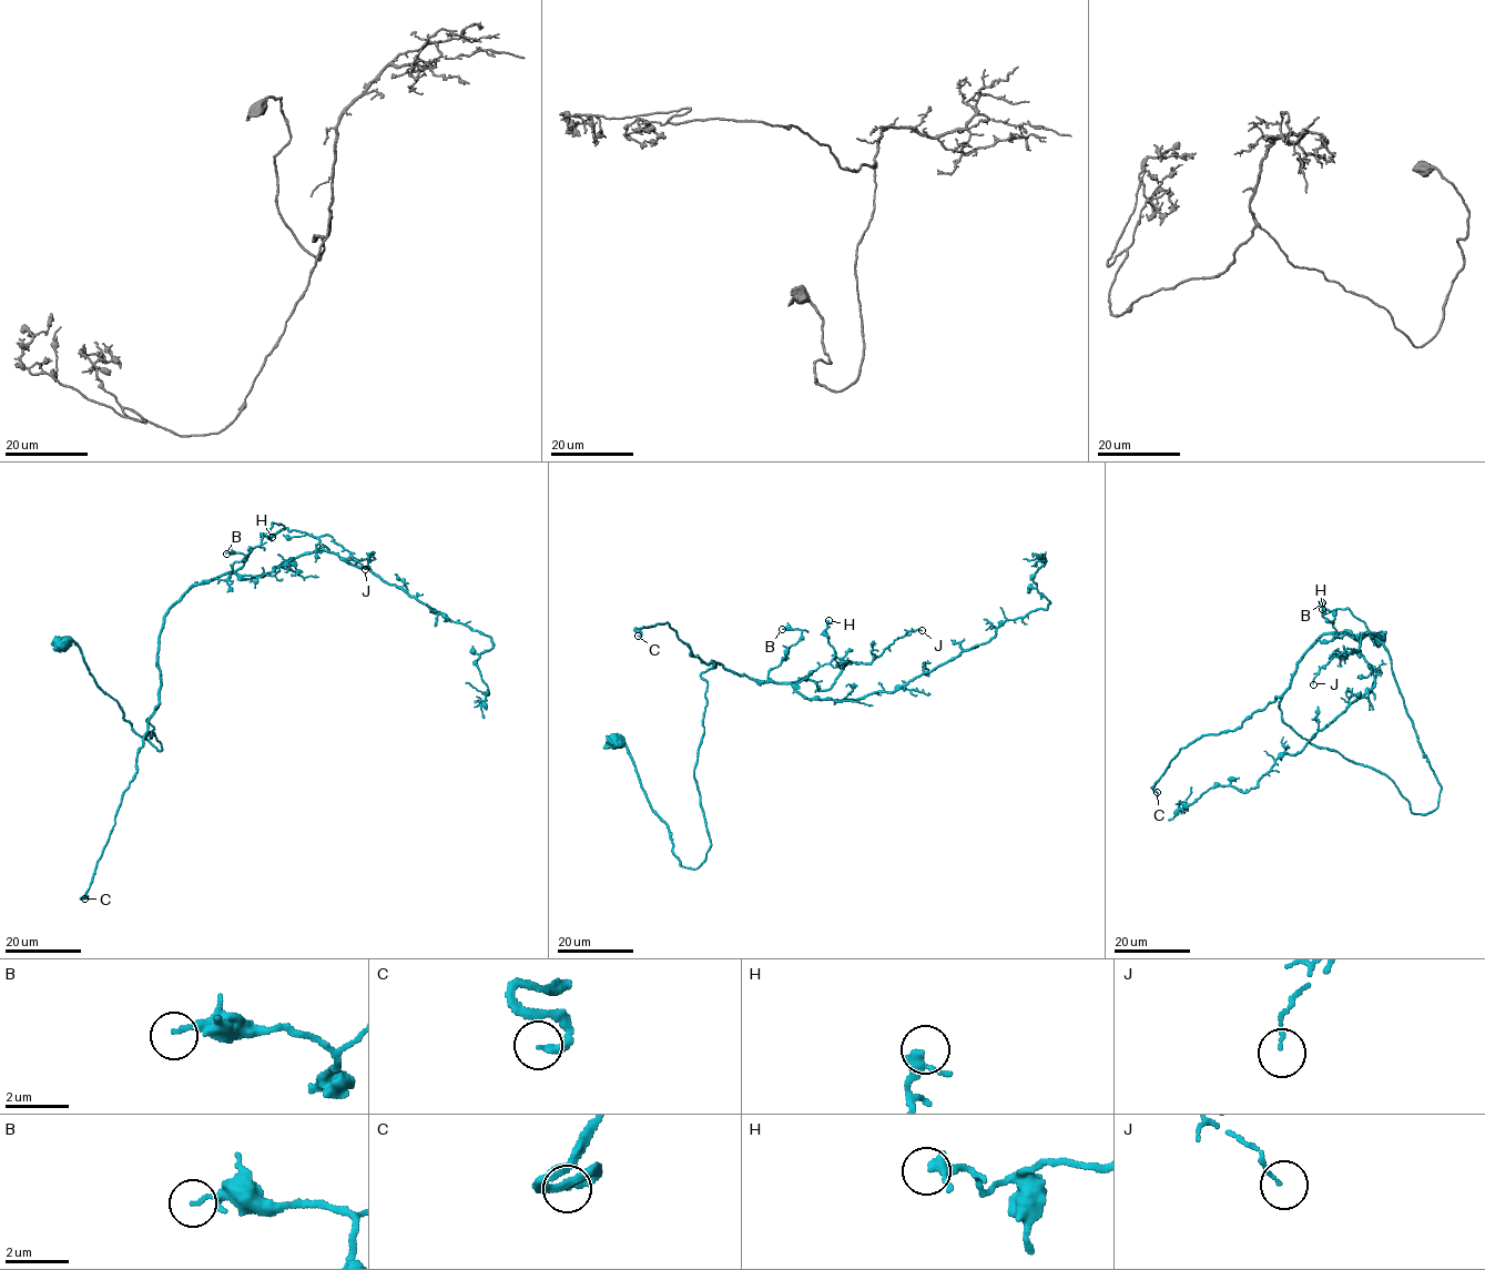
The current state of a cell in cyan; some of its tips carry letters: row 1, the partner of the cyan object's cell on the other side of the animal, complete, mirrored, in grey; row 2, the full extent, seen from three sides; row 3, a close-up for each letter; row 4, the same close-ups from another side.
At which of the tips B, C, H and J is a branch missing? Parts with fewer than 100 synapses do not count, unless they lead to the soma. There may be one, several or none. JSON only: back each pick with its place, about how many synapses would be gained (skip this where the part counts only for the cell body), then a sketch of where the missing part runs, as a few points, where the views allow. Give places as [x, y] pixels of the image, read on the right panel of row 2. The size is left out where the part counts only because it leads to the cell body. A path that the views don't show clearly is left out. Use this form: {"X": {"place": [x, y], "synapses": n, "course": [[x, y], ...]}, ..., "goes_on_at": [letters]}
{"C": {"place": [1157, 792], "synapses": 130, "course": [[1157, 792], [1146, 783], [1146, 766], [1168, 743], [1176, 696], [1198, 671], [1186, 666], [1196, 664]]}, "goes_on_at": ["C"]}

